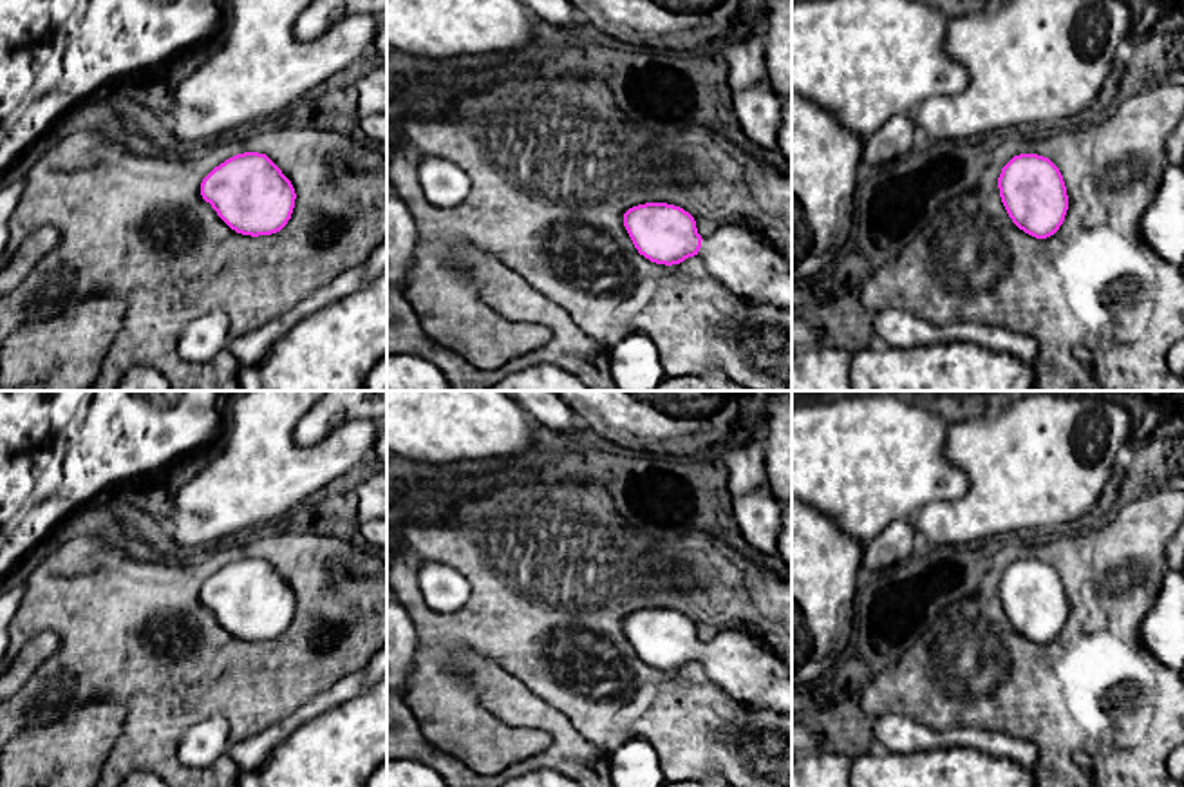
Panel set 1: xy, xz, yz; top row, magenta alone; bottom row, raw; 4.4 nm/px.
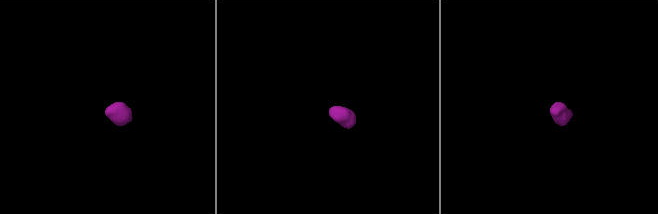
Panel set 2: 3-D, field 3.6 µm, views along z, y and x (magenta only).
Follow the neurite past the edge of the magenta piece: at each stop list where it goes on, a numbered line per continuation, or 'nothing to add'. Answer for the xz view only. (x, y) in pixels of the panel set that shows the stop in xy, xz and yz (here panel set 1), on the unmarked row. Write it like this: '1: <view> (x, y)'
1: xz (747, 670)

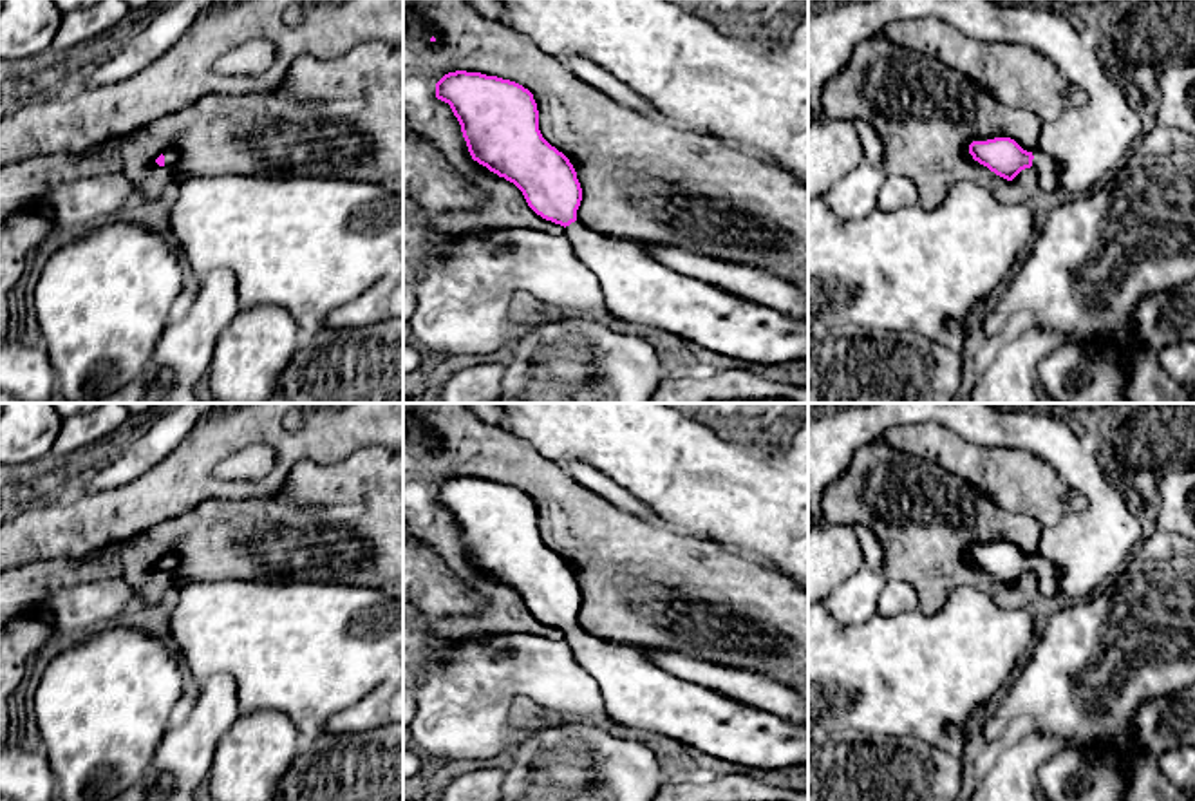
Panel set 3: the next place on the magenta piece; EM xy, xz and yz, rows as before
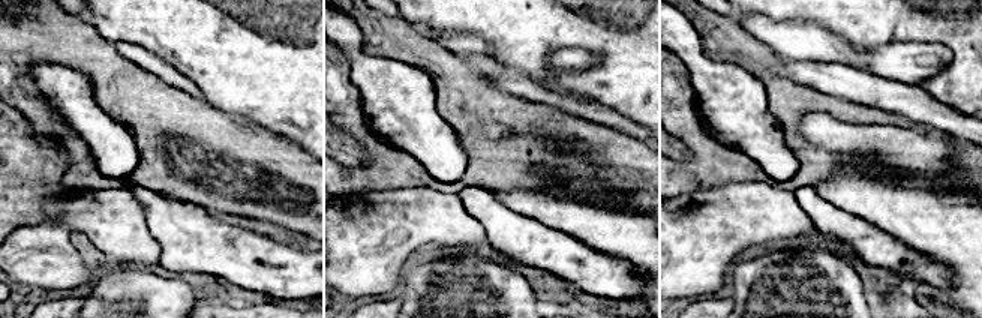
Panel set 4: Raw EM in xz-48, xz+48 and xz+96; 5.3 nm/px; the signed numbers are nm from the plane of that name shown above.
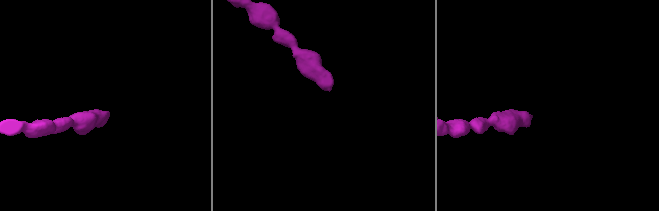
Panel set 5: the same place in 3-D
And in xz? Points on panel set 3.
1: xz (639, 695)

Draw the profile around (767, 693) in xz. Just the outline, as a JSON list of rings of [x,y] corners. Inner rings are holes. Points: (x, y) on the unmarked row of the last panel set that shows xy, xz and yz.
[[[651,647],[635,649],[685,682],[705,685],[727,698],[772,712],[783,720],[808,723],[808,700],[794,685],[779,682],[777,678],[701,660],[700,656]]]

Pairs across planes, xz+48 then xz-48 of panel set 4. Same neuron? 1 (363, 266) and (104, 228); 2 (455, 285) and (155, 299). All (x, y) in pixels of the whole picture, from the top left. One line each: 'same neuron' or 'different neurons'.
1: same neuron
2: same neuron

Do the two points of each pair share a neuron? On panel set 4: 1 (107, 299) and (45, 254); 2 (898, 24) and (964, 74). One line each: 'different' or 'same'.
1: different
2: same

